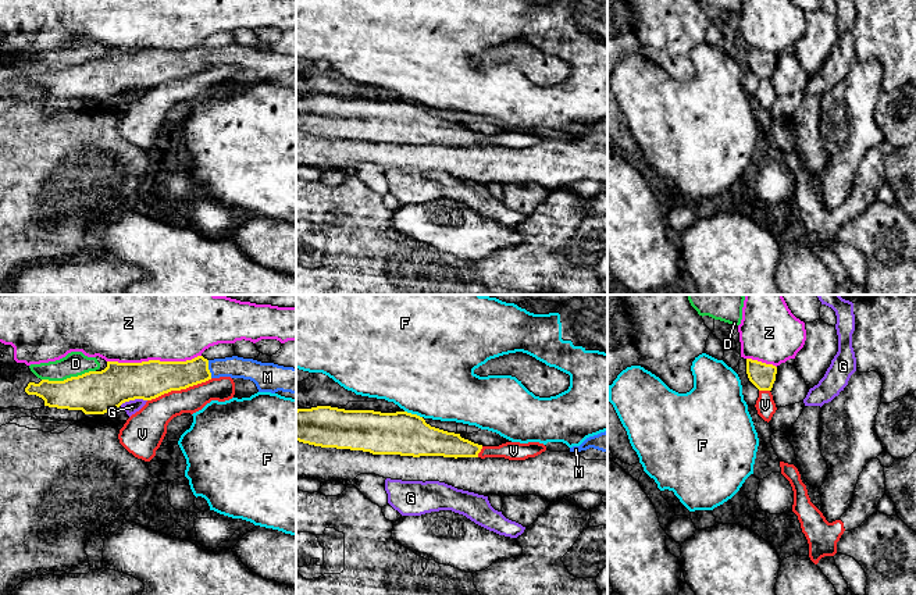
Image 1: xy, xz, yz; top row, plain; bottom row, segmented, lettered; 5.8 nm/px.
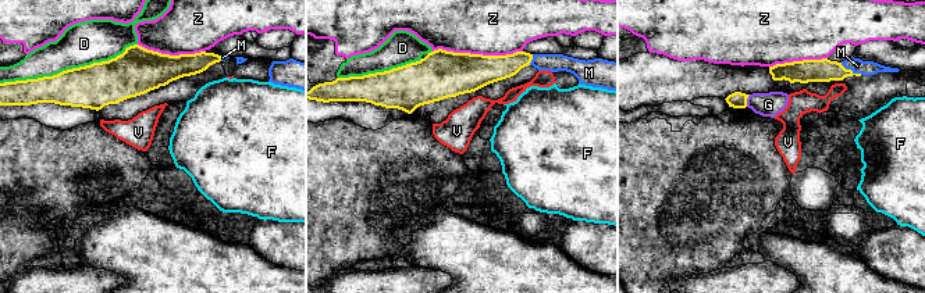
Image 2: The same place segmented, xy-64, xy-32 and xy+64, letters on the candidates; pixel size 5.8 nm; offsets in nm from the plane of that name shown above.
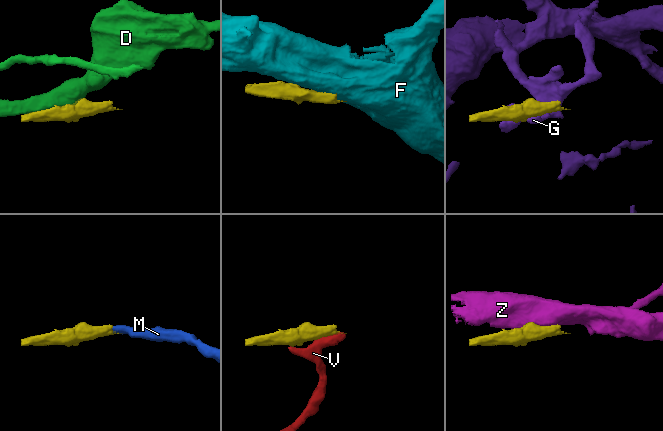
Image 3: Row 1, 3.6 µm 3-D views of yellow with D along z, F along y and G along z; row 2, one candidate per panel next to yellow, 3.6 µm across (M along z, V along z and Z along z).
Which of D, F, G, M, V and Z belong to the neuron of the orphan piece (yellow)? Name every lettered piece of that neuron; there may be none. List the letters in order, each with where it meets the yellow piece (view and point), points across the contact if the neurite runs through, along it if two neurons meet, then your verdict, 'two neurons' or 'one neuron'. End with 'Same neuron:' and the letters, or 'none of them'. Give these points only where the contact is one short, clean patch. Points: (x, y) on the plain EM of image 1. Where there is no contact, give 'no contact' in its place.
D: meets yellow in xy at (68, 67); two neurons
F: meets yellow in xz at (413, 103); border along xz (405, 99), (421, 106); two neurons
G: meets yellow in xy at (132, 88); border along xy (146, 88), (129, 88), (120, 93); two neurons
M: meets yellow in xy at (207, 57); runs through xy (166, 64), (180, 64), (207, 57), (235, 56); one neuron
V: meets yellow in xy at (180, 78); border along xy (211, 67), (185, 77), (171, 78), (148, 89); two neurons
Z: meets yellow in xy at (153, 49); two neurons
Same neuron: M

